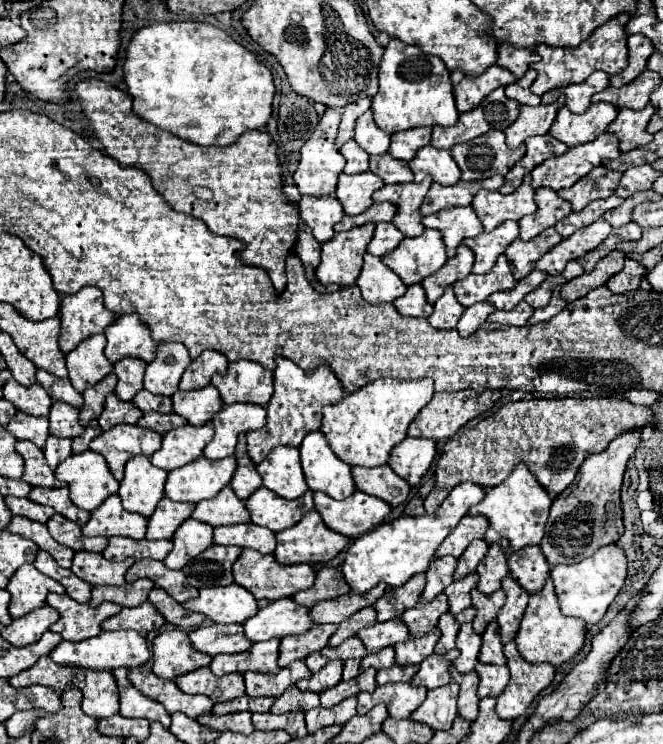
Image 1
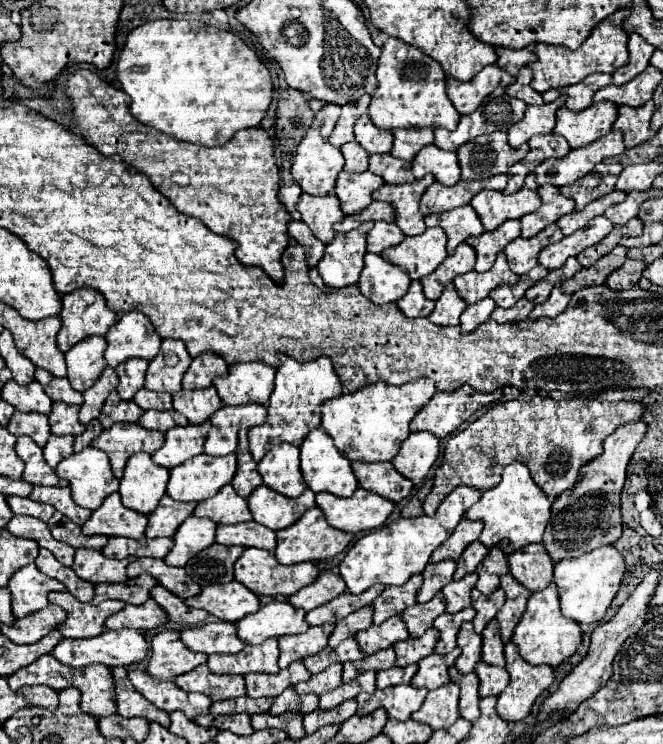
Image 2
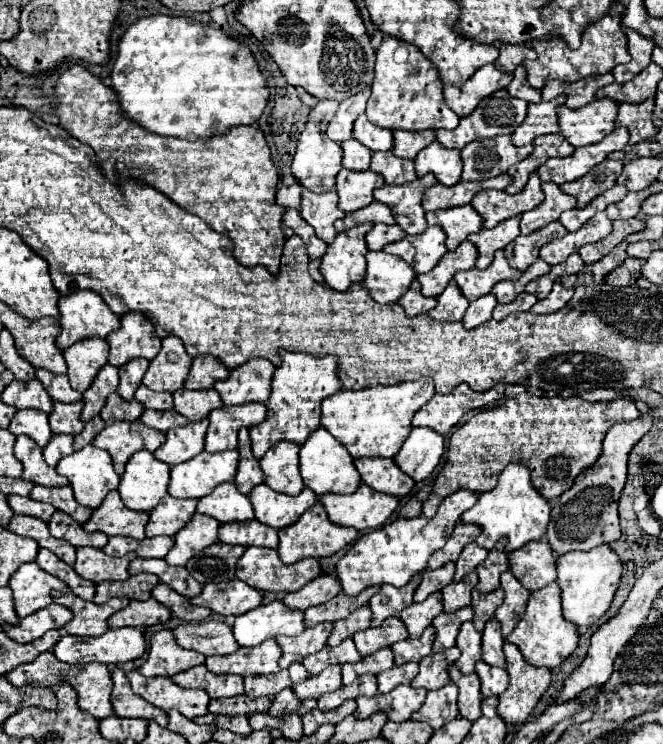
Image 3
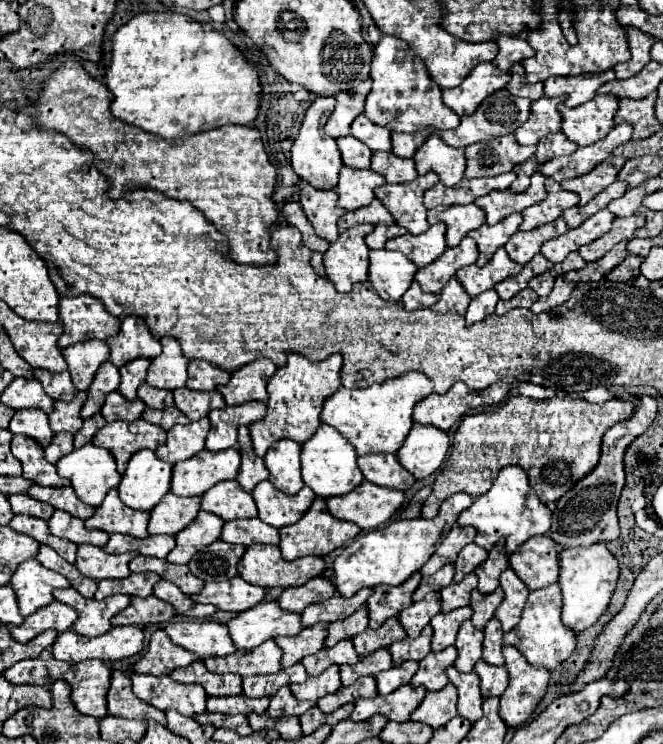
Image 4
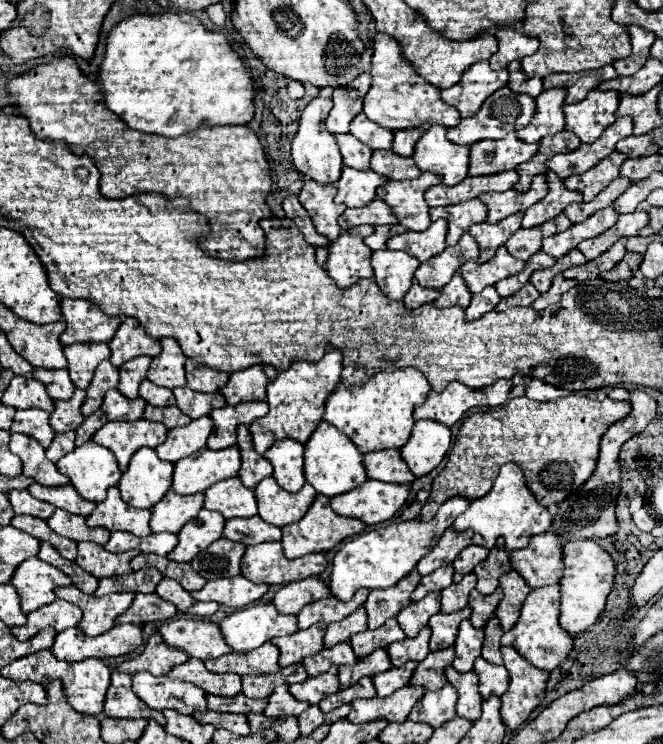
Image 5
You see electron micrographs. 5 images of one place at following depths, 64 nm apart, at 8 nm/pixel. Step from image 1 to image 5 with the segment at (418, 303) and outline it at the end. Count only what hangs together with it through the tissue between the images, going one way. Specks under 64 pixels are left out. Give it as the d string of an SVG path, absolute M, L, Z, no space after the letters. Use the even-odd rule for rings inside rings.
M416 280L412 282L410 290L406 292L404 296L404 304L408 308L416 308L416 306L422 306L422 304L430 304L438 298L438 290L434 288L422 288L420 284L416 284Z

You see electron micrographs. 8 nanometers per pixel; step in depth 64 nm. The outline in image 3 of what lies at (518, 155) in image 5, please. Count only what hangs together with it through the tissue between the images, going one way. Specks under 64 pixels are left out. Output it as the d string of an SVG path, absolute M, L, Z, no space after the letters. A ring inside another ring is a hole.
M494 136L484 140L474 140L460 150L464 172L462 180L484 180L508 172L508 168L534 150L532 144L516 148L510 136Z

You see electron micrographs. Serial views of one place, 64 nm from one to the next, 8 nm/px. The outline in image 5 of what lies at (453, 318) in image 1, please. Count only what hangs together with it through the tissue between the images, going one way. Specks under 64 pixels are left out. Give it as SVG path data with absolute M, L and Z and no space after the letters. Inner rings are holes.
M456 272L456 274L452 276L452 280L440 290L440 298L434 302L434 306L436 306L436 308L460 306L460 308L466 310L468 304L470 304L470 298L472 298L472 294L468 292L468 288L466 288L466 284L464 284L460 272Z

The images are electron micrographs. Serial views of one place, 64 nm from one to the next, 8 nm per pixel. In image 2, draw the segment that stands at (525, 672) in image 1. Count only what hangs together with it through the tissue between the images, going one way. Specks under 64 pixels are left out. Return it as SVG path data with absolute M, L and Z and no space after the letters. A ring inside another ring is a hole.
M514 642L504 646L504 656L510 684L498 696L496 712L506 722L518 722L528 716L536 698L554 682L554 670L550 666L532 666L522 660Z

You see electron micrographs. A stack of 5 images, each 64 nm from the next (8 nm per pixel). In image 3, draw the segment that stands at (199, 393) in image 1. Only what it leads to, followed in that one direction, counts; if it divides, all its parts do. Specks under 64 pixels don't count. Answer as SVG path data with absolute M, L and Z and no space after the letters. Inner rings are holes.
M180 388L174 392L174 410L186 416L190 422L206 418L212 410L222 406L222 398L214 388L208 390L186 390Z

